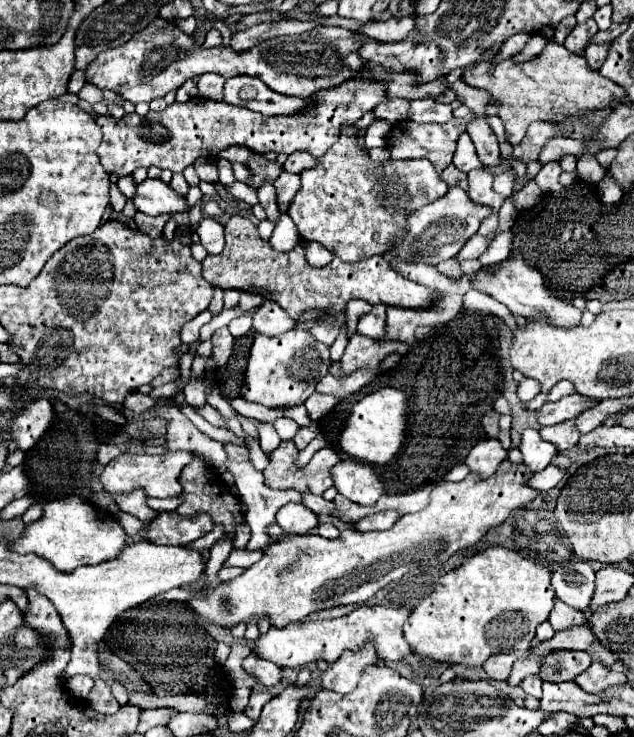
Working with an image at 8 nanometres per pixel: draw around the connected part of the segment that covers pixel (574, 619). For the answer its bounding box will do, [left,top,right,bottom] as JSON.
[549,599,587,631]

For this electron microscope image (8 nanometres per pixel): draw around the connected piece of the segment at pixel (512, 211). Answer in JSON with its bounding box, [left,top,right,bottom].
[499,189,519,231]

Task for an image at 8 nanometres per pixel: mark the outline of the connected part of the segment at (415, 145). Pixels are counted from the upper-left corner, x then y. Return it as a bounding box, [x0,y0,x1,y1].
[387,117,467,173]

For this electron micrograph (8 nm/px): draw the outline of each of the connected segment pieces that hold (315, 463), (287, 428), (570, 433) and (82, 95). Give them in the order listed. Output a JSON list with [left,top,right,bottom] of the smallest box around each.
[[263,441,343,495],[273,417,299,439],[539,419,579,451],[79,83,103,103]]

